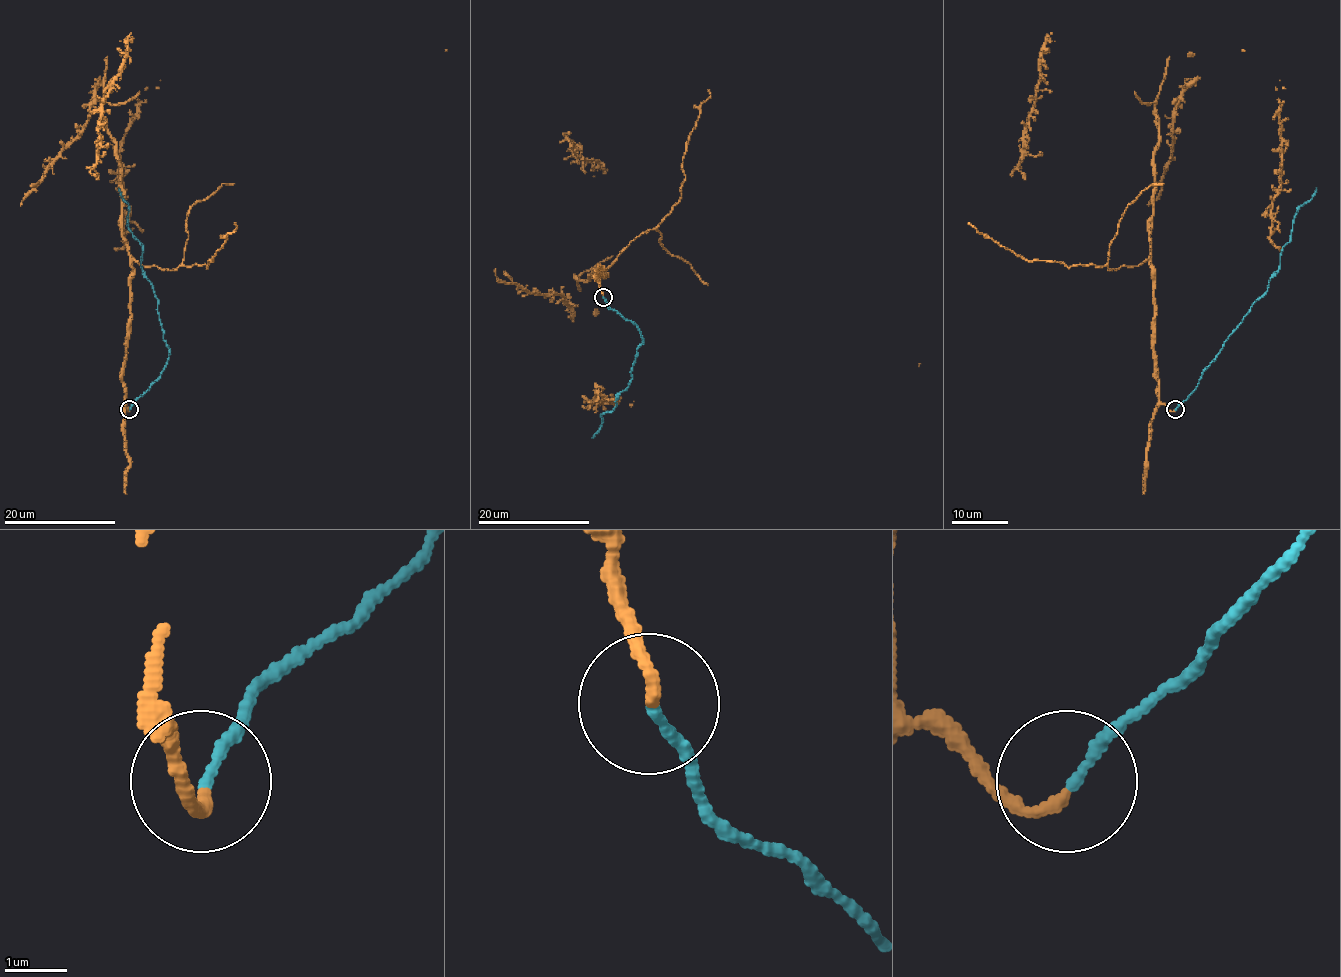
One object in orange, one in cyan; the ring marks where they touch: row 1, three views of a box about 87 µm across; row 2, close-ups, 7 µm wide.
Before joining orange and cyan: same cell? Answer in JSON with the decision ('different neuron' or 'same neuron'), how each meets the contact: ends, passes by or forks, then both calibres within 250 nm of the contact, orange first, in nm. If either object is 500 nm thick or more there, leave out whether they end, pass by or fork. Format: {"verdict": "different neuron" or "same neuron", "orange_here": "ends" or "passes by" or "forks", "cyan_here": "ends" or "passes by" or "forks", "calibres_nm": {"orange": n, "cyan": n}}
{"verdict": "same neuron", "orange_here": "ends", "cyan_here": "ends", "calibres_nm": {"orange": 180, "cyan": 150}}

